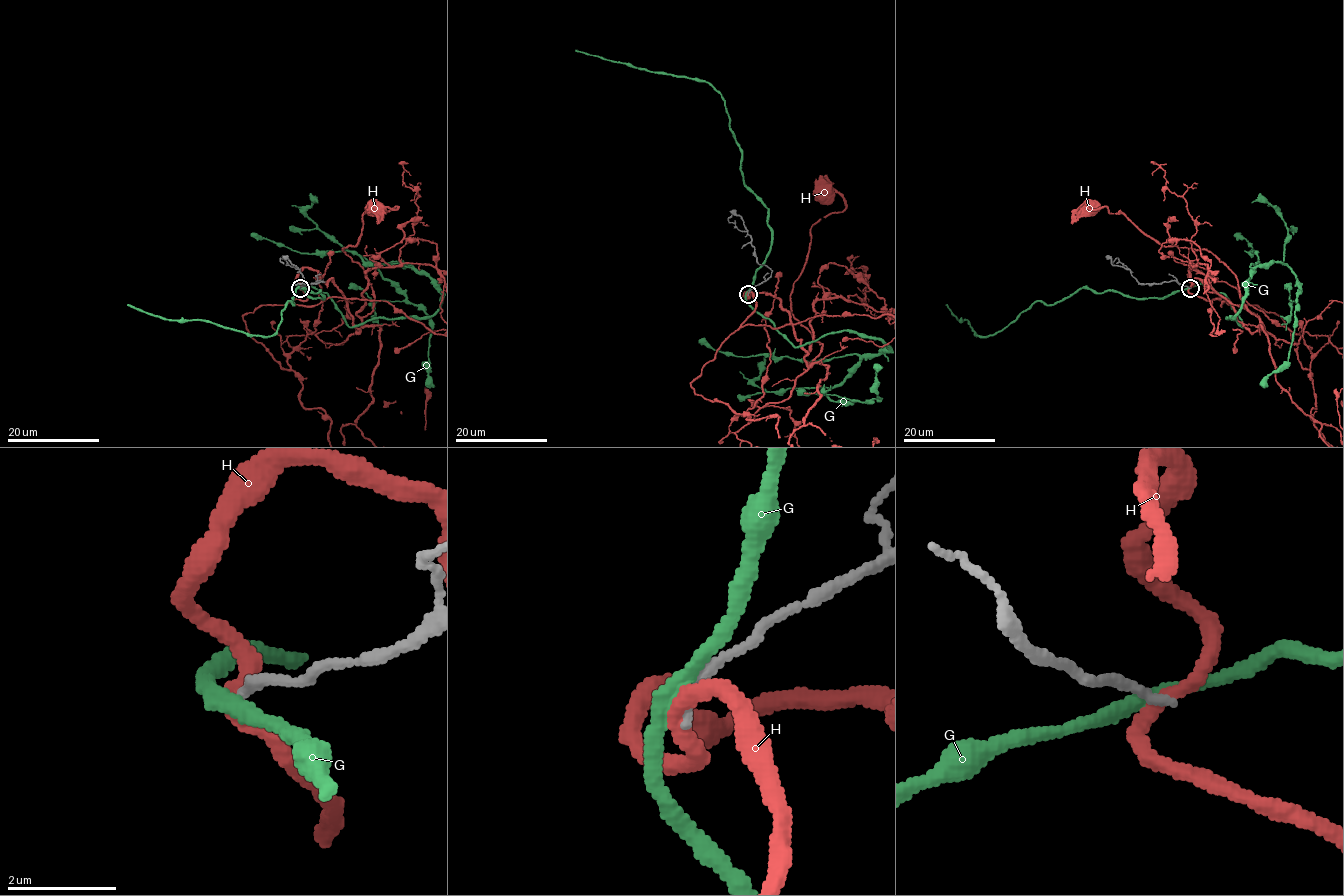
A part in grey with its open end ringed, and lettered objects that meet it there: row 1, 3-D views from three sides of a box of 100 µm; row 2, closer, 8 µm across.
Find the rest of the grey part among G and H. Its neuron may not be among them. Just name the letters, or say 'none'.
none

